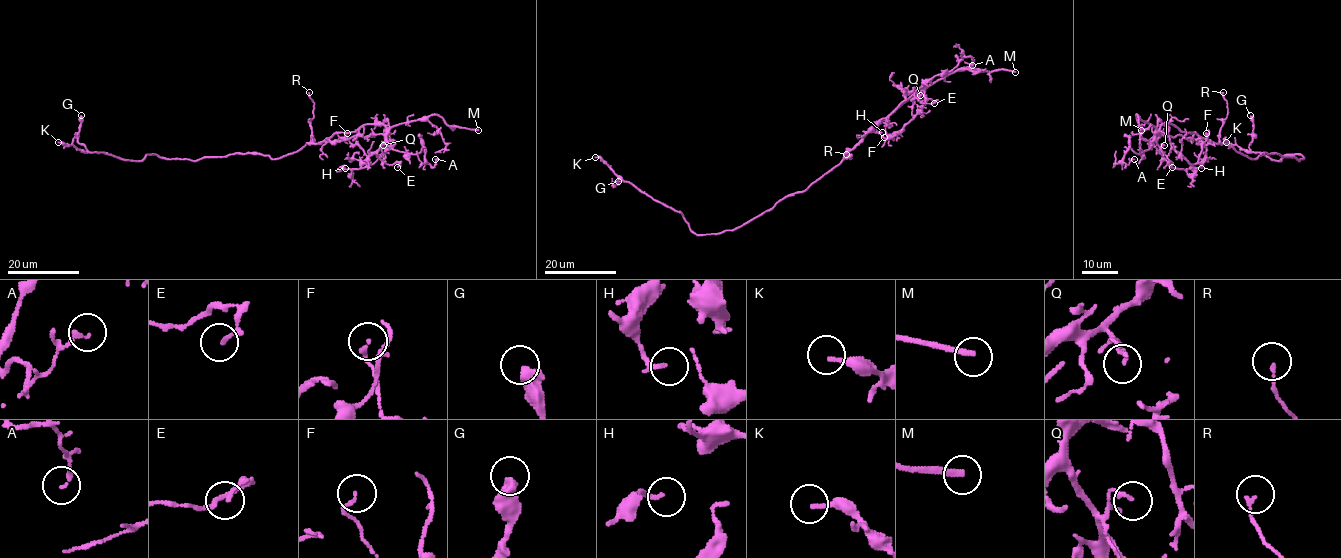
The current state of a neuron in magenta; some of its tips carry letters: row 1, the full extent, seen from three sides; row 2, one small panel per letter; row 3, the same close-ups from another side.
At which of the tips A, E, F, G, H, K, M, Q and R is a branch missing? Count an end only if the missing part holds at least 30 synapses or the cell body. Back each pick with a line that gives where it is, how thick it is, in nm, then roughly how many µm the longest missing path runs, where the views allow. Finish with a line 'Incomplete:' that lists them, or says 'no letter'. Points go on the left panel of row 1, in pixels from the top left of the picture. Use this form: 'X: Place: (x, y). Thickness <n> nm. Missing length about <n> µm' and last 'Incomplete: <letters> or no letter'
M: Place: (478, 130). Thickness 240 nm. Missing length about 35 µm
Incomplete: M

